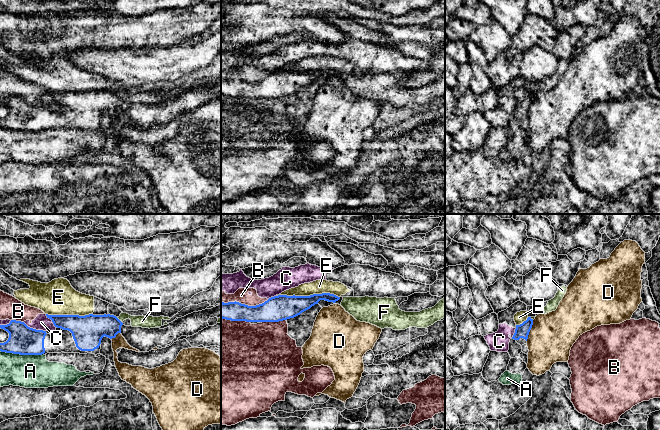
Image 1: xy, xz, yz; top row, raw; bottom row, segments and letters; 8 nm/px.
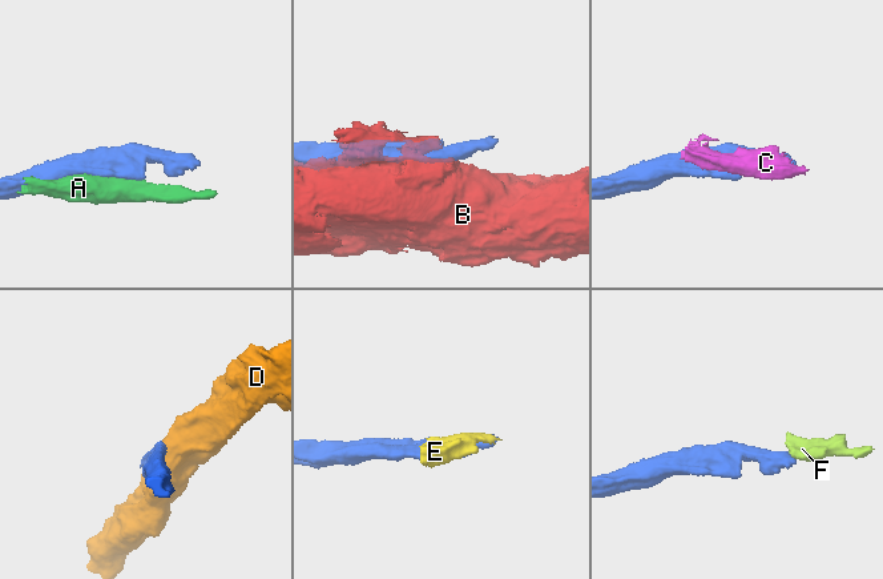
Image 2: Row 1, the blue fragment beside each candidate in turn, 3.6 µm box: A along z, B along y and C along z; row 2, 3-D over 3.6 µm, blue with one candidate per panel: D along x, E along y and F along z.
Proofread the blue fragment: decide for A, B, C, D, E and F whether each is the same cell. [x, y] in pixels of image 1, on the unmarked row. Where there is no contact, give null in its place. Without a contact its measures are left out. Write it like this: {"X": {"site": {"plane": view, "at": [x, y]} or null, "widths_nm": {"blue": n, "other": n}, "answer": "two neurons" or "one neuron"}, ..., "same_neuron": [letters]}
{"A": {"site": {"plane": "xy", "at": [22, 130]}, "widths_nm": {"blue": 240, "other": 280}, "answer": "two neurons"}, "B": {"site": {"plane": "xz", "at": [244, 80]}, "widths_nm": {"blue": 190, "other": 110}, "answer": "two neurons"}, "C": {"site": {"plane": "xy", "at": [34, 105]}, "widths_nm": {"blue": 240, "other": 120}, "answer": "two neurons"}, "D": {"site": {"plane": "yz", "at": [530, 105]}, "widths_nm": {"blue": 110, "other": 360}, "answer": "two neurons"}, "E": {"site": {"plane": "xz", "at": [308, 72]}, "widths_nm": {"blue": 200, "other": 110}, "answer": "two neurons"}, "F": {"site": {"plane": "xy", "at": [119, 96]}, "widths_nm": {"blue": 240, "other": 100}, "answer": "two neurons"}, "same_neuron": []}

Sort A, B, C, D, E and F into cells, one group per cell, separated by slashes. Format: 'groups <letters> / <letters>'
groups A / B / C / D / E F

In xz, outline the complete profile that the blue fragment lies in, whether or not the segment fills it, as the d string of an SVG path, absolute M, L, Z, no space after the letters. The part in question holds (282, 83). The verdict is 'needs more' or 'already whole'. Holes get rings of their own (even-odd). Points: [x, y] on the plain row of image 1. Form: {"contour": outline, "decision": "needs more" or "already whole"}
{"contour": "M313 70L310 72L278 71L262 80L248 82L239 78L221 79L221 94L231 97L279 98L294 94L310 85L320 76L335 79L340 73L330 70Z", "decision": "already whole"}

